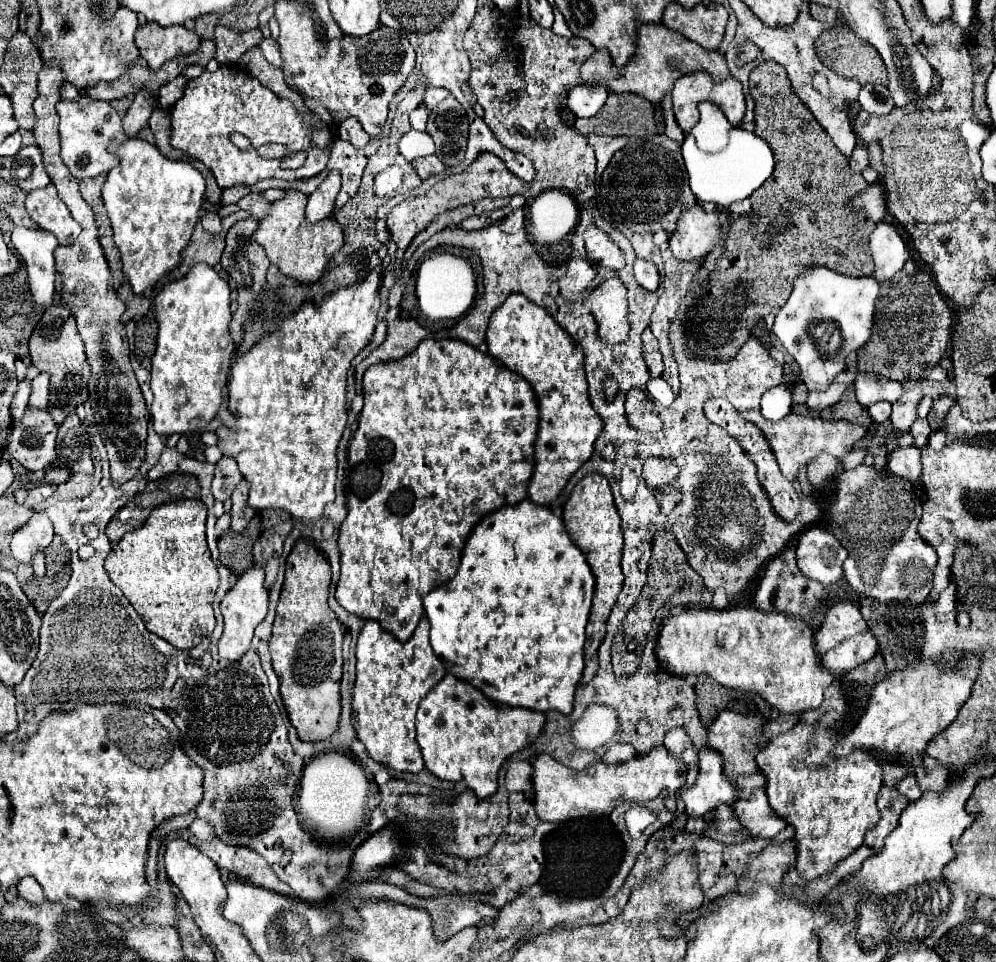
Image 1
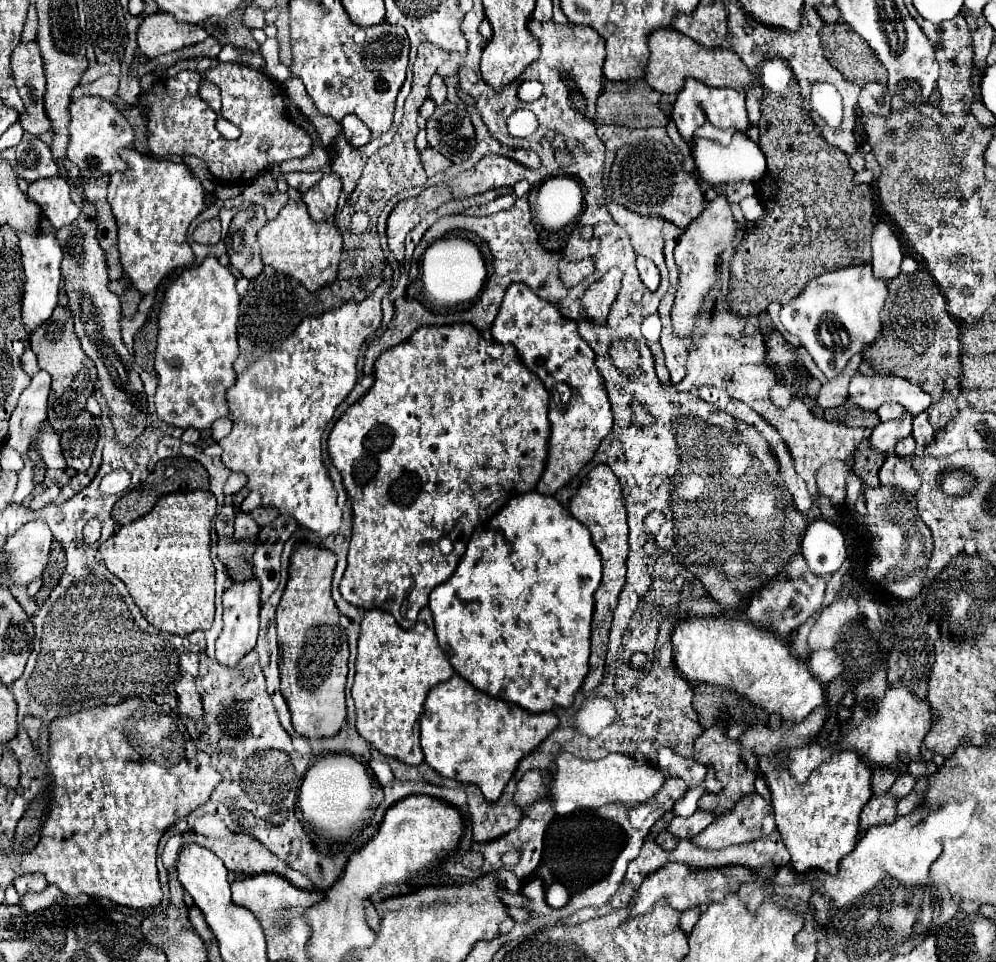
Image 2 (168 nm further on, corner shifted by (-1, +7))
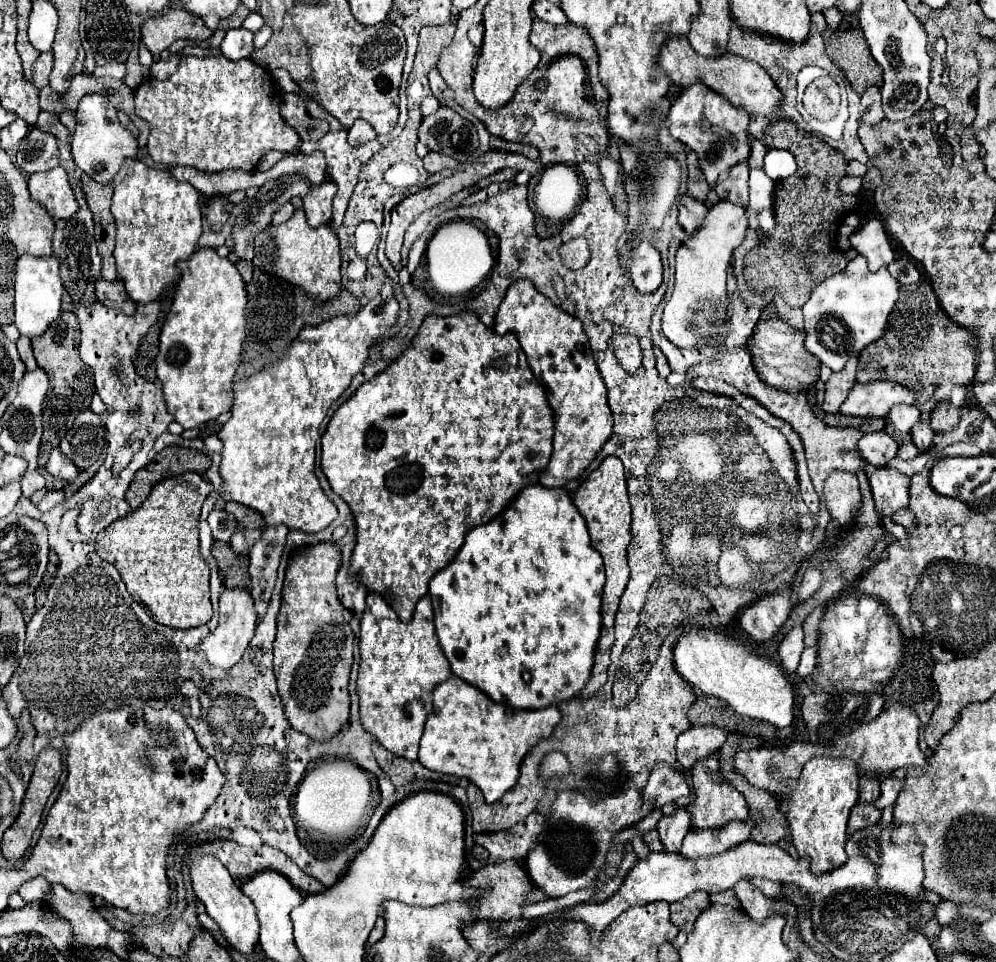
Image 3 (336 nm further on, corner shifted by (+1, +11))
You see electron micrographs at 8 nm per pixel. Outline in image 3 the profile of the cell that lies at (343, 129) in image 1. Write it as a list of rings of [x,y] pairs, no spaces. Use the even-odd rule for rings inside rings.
[[[357,119],[357,121],[353,123],[353,127],[349,129],[349,145],[363,145],[363,143],[375,139],[375,135],[377,135],[377,133],[373,131],[373,127],[371,127],[367,121]]]

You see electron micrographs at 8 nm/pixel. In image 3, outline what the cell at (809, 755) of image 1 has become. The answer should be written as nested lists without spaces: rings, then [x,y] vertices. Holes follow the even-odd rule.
[[[813,757],[805,763],[799,779],[785,781],[783,785],[789,789],[785,819],[799,857],[807,857],[811,861],[811,871],[815,875],[843,865],[847,861],[847,853],[843,849],[847,841],[847,821],[851,809],[859,801],[857,765],[847,757]]]

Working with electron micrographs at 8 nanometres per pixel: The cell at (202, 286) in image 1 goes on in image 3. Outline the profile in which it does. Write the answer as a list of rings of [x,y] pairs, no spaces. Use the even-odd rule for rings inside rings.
[[[199,249],[187,261],[179,261],[181,281],[177,285],[171,309],[165,317],[159,335],[159,353],[155,359],[157,377],[163,383],[163,395],[167,411],[183,429],[195,429],[211,419],[217,419],[221,413],[231,411],[233,407],[233,375],[241,359],[241,349],[245,341],[245,303],[247,291],[245,283],[229,259],[221,259],[215,249]]]

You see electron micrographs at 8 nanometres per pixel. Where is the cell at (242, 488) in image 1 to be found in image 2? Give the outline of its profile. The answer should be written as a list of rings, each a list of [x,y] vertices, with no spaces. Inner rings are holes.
[[[239,511],[235,517],[235,537],[237,539],[257,539],[259,525],[251,519],[249,513]]]

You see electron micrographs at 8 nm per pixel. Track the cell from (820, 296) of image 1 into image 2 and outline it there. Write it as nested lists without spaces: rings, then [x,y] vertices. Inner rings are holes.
[[[871,265],[845,267],[815,277],[799,297],[781,307],[781,323],[801,339],[827,379],[837,377],[847,361],[877,339],[881,331],[881,309],[887,299],[887,283],[873,277]]]

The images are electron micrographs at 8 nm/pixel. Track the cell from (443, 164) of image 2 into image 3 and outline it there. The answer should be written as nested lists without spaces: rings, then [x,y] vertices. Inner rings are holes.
[[[429,151],[425,157],[423,157],[423,163],[425,163],[425,169],[429,173],[437,173],[441,169],[449,169],[449,167],[457,167],[457,161],[453,157],[447,157],[447,155],[441,155],[441,153],[433,153]]]

